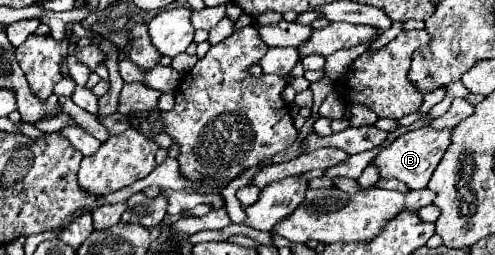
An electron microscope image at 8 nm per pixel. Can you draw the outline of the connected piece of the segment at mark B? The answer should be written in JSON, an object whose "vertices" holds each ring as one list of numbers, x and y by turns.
{"vertices":[[422,127,416,131,408,131,400,137,396,137,388,147,384,147,378,157,370,163,378,169,382,179,398,179,402,183,406,183,410,189,422,189,428,185,436,165,440,163,446,147,450,145,450,129,444,131,436,131,430,127]]}

